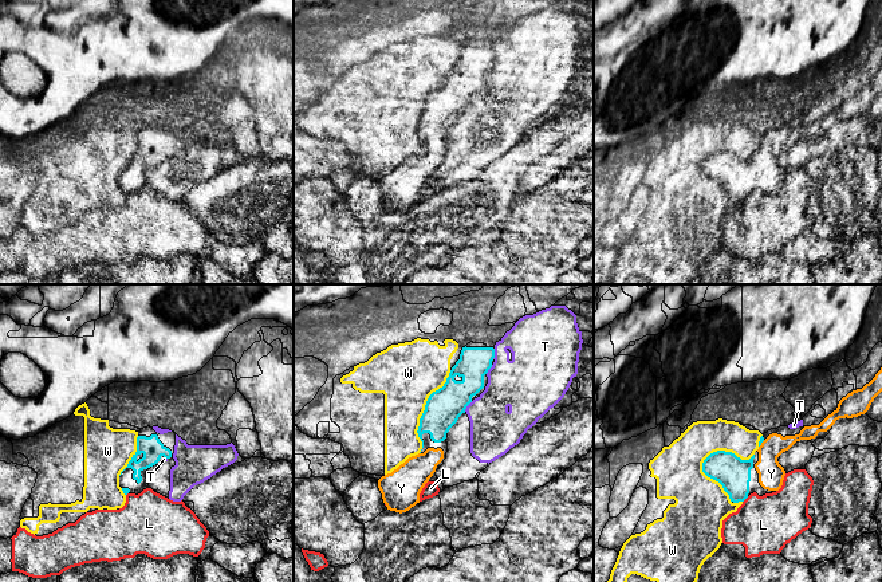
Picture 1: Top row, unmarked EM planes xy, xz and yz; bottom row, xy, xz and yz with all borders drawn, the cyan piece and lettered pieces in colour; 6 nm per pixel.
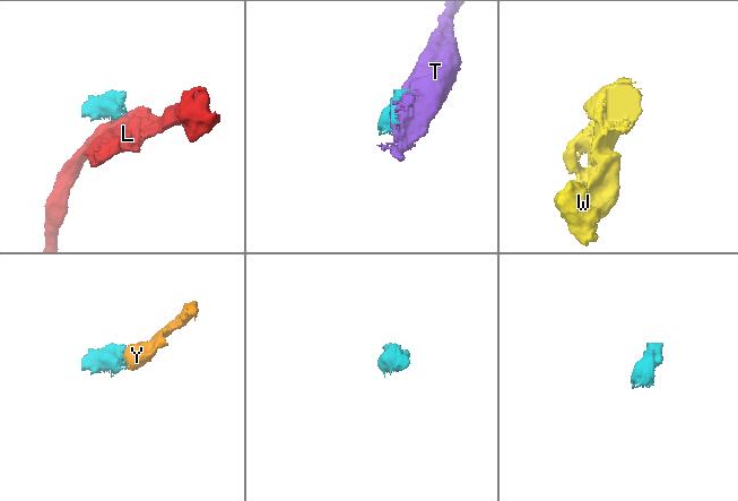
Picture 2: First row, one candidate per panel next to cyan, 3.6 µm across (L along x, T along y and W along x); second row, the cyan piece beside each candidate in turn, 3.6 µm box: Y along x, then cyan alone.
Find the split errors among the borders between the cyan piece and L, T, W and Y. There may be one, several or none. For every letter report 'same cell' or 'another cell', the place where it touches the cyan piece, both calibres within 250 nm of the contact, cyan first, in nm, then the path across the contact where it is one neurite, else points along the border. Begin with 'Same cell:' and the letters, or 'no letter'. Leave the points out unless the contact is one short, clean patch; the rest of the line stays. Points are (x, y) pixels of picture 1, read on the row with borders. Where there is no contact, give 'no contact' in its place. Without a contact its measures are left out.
Same cell: Y
L: another cell | yz (745, 498) | 200/360 nm | along yz (748, 496), (743, 502)
T: another cell | xz (493, 354) | 190/320 nm
W: another cell | yz (708, 476) | 200/320 nm
Y: same cell | yz (760, 444) | 30/160 nm | across yz (762, 439), (760, 444), (768, 452), (771, 474)

